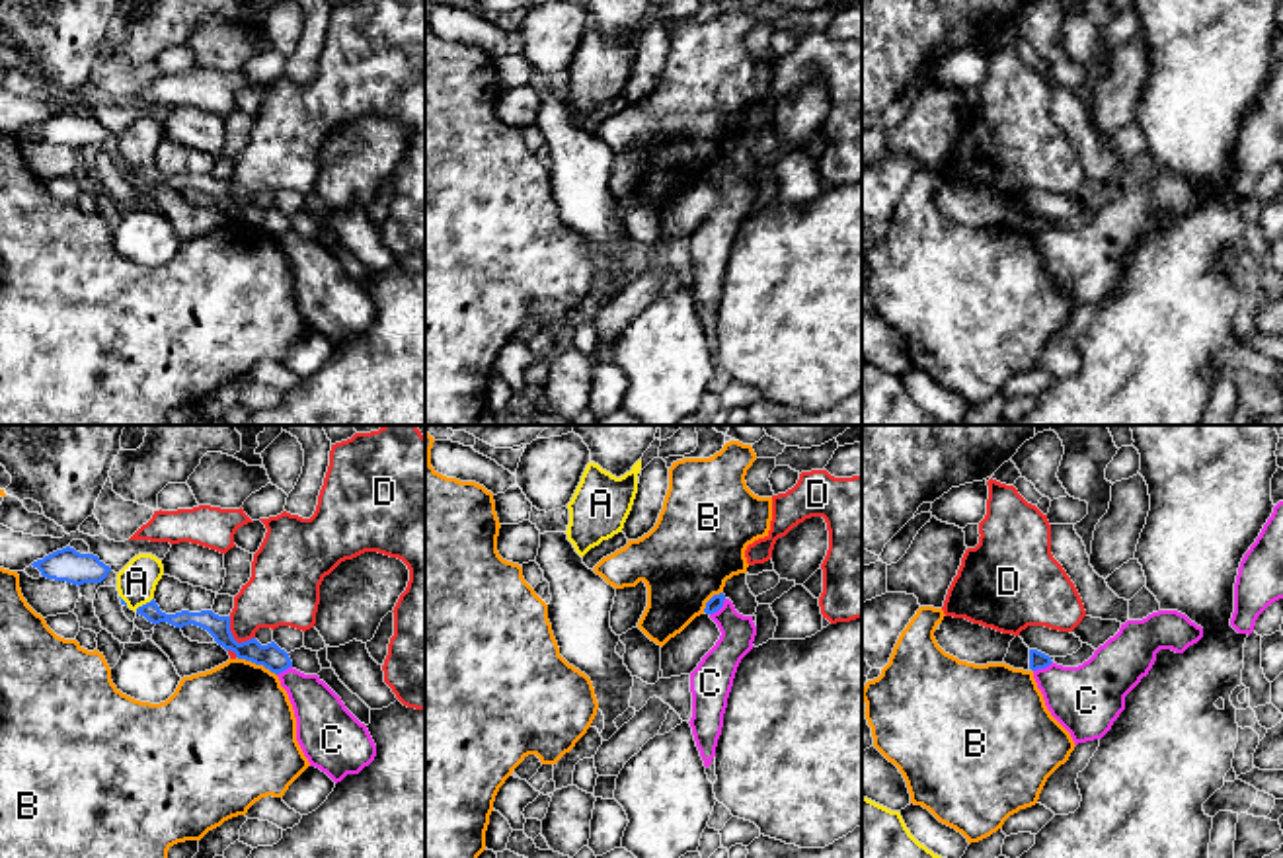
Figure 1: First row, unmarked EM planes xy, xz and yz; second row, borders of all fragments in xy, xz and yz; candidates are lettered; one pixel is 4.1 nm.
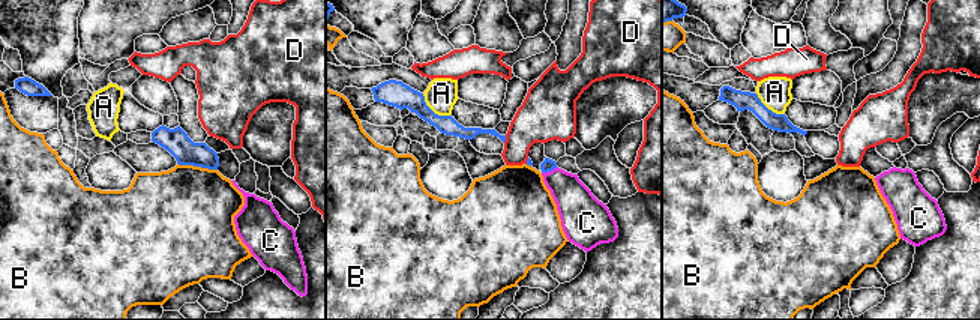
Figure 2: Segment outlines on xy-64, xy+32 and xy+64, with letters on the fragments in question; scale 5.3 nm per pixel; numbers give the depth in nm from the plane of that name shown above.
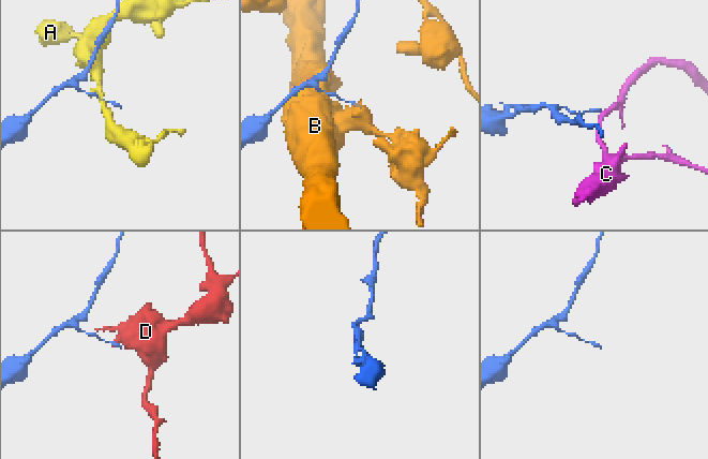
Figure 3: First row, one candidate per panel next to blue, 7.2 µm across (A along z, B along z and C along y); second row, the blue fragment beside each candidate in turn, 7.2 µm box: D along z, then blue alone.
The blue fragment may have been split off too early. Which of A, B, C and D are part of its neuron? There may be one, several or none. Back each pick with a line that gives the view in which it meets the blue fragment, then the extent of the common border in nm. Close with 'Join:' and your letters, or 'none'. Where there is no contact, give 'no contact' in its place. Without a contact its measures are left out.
Join: none

